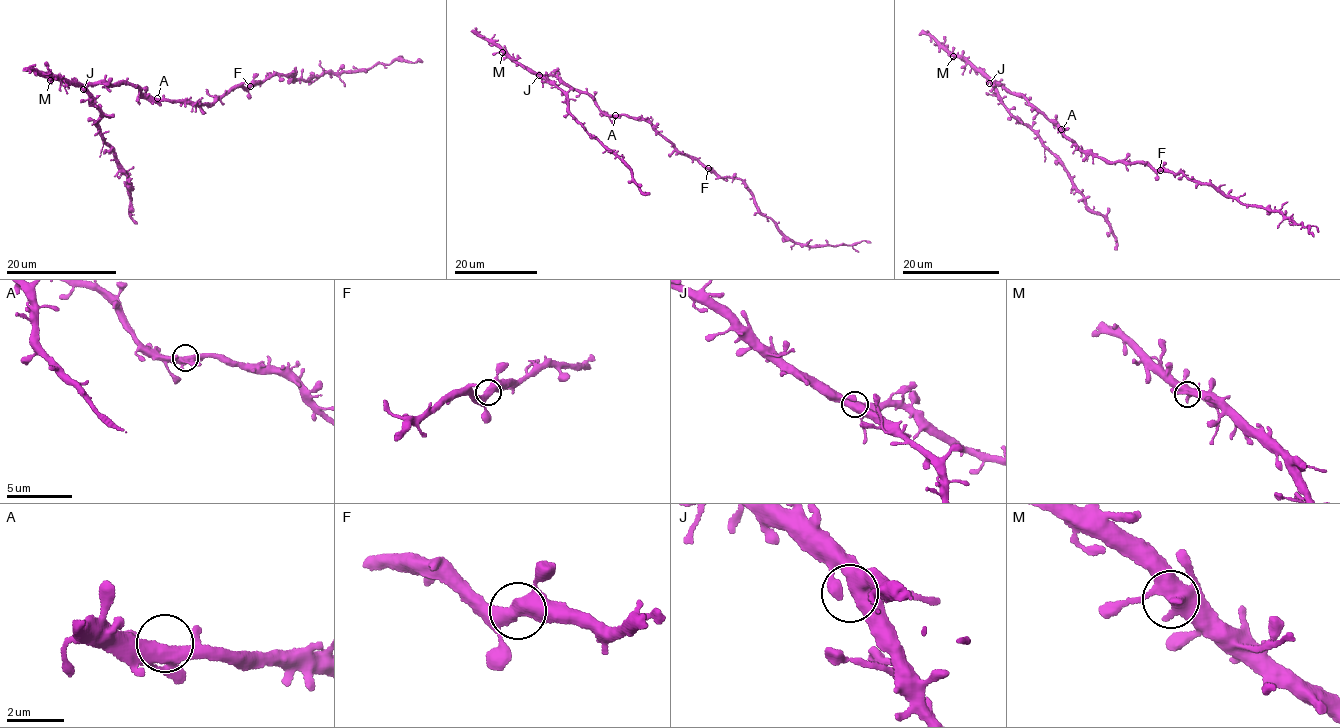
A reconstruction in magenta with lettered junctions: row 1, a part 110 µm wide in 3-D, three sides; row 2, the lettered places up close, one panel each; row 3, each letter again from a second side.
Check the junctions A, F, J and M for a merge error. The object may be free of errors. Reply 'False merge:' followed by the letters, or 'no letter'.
False merge: no letter

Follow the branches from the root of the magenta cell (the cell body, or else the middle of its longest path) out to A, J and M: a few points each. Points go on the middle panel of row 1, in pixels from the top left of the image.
A: (639, 120), (615, 115)
J: (639, 120), (625, 115), (606, 115), (586, 93), (570, 89), (553, 76), (539, 75)
M: (639, 120), (625, 115), (606, 115), (586, 93), (570, 89), (553, 76), (531, 73), (502, 52)

